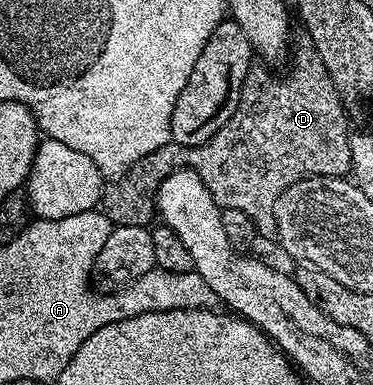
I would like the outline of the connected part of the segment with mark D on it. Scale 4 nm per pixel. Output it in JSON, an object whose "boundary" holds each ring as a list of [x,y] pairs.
{"boundary":[[[302,42],[302,44],[298,46],[297,53],[293,56],[293,69],[291,69],[286,76],[272,76],[264,66],[266,67],[264,63],[257,62],[250,68],[247,78],[243,78],[243,86],[239,94],[239,106],[235,110],[235,114],[231,114],[229,121],[225,123],[206,144],[200,144],[198,148],[183,148],[179,144],[170,142],[159,150],[151,150],[151,154],[139,158],[139,162],[135,162],[131,165],[122,176],[110,179],[108,183],[104,185],[99,208],[100,211],[104,212],[113,226],[122,224],[123,226],[146,227],[146,225],[150,223],[148,220],[151,219],[152,216],[154,219],[155,216],[155,201],[157,199],[159,186],[172,172],[178,172],[181,168],[190,168],[192,172],[199,174],[199,178],[203,178],[203,186],[207,186],[207,190],[211,190],[211,198],[215,198],[217,204],[220,204],[222,208],[243,210],[243,214],[247,214],[255,222],[258,237],[272,237],[277,231],[277,217],[275,215],[277,199],[291,186],[295,186],[300,180],[309,180],[312,176],[339,176],[345,178],[350,175],[351,146],[349,145],[349,138],[351,135],[351,127],[349,128],[348,122],[345,121],[345,111],[347,111],[347,108],[341,99],[341,95],[337,92],[337,87],[331,78],[331,74],[327,74],[327,66],[323,66],[323,58],[319,58],[319,54],[313,49],[313,45],[308,42]]]}

